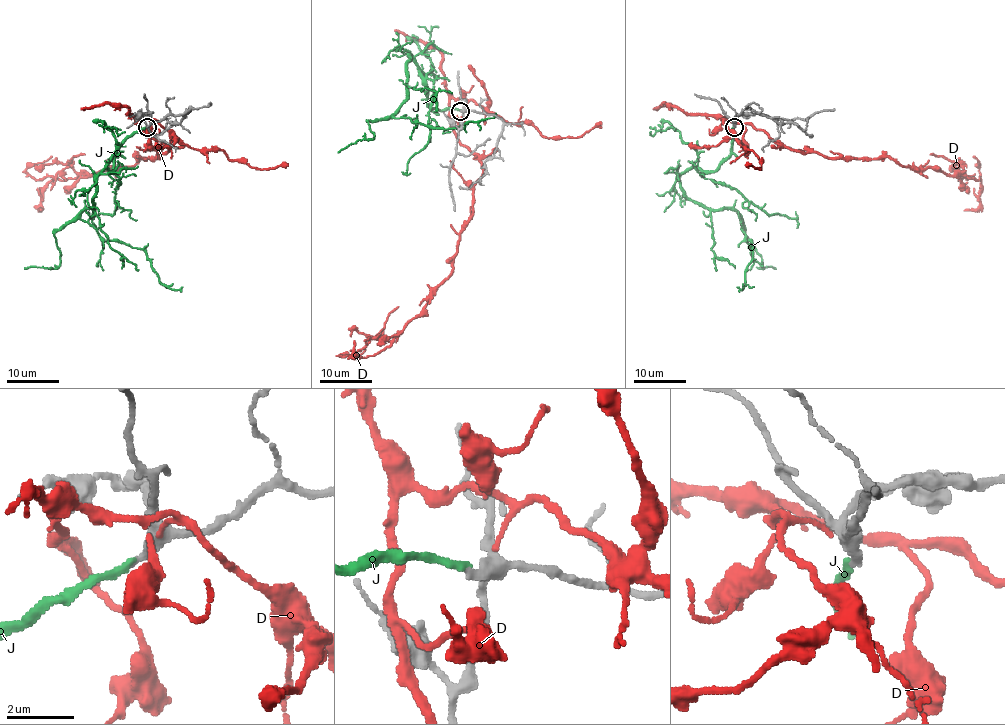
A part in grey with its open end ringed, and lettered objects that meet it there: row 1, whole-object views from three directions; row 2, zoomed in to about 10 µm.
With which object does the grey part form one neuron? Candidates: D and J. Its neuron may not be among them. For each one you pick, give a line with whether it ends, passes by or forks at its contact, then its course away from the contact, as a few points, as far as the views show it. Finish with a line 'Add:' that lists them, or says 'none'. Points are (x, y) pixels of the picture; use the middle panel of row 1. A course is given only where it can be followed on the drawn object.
J: it ends; course (460, 110), (429, 106), (427, 83), (410, 56), (407, 100), (394, 117), (462, 128), (496, 113)
Add: J

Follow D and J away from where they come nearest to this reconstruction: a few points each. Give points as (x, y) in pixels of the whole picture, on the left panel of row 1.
D: (151, 121), (136, 119), (169, 150), (159, 158), (94, 175), (67, 164), (39, 180), (26, 171), (52, 156)
J: (147, 126), (96, 179), (94, 210), (81, 218), (105, 241), (140, 247), (162, 284), (182, 287)

